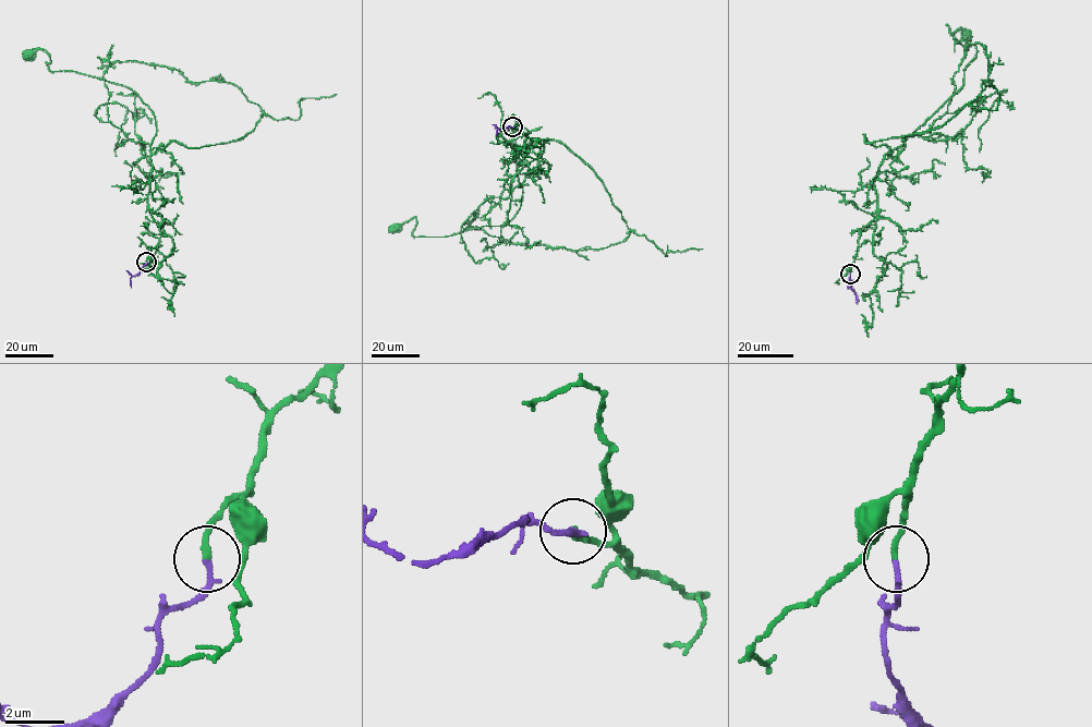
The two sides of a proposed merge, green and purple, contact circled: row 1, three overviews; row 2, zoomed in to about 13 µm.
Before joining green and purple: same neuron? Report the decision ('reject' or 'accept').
accept

